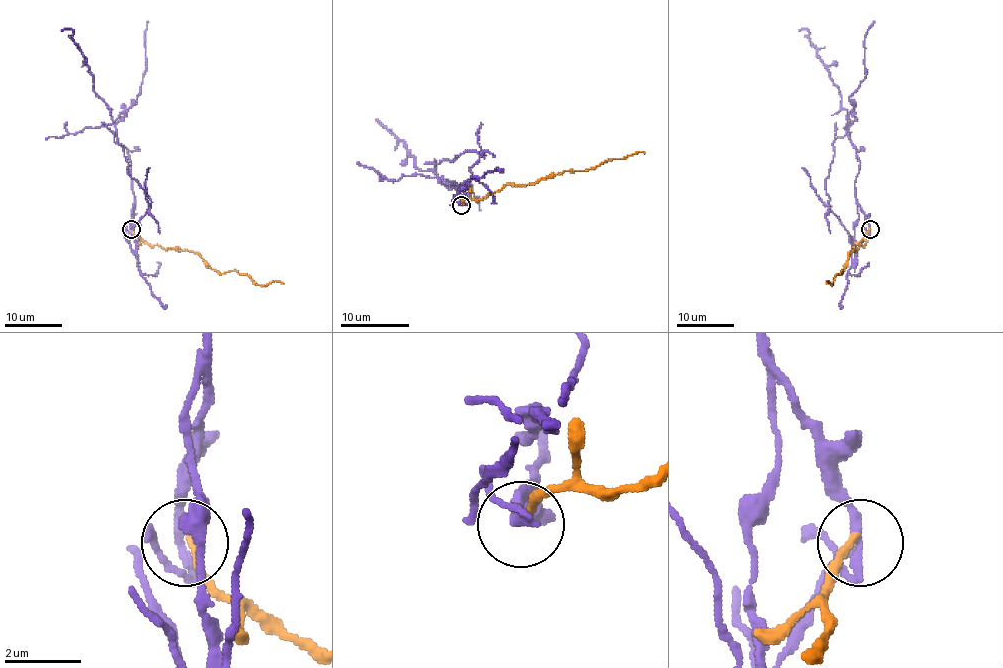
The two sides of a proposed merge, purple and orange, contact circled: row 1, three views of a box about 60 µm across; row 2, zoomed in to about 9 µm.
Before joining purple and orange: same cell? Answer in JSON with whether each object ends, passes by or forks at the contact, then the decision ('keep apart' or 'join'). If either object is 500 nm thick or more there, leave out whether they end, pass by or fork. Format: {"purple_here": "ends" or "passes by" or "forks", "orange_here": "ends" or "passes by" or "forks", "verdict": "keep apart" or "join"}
{"purple_here": "passes by", "orange_here": "ends", "verdict": "keep apart"}

